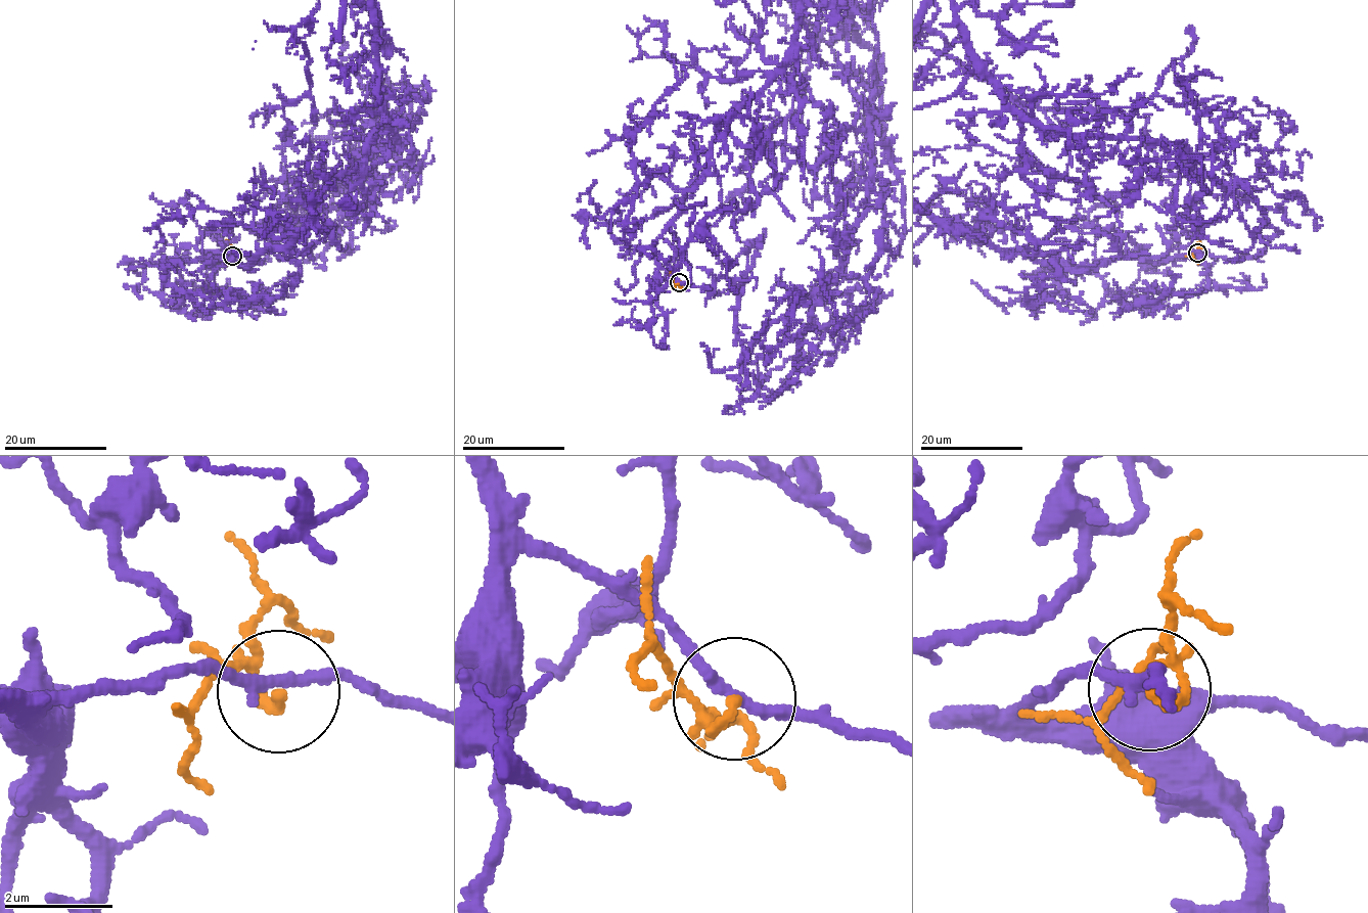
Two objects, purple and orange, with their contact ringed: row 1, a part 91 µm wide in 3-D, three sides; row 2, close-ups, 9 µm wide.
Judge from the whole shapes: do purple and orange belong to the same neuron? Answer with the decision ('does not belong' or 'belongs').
belongs

